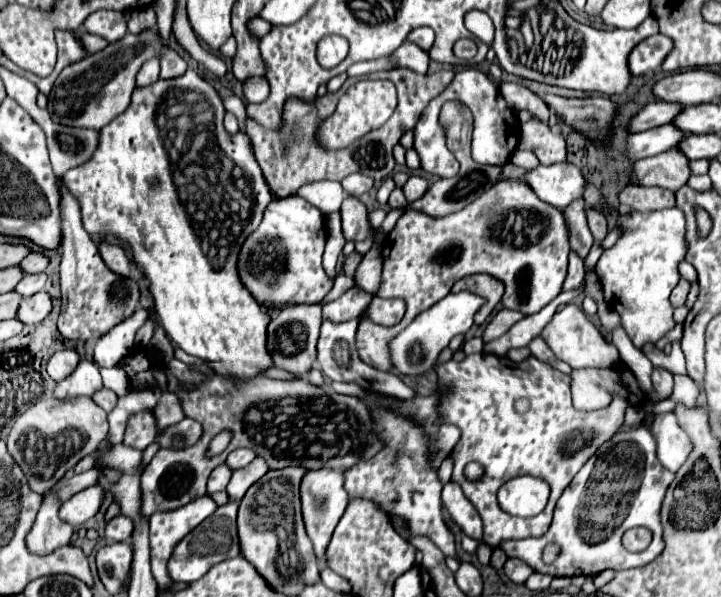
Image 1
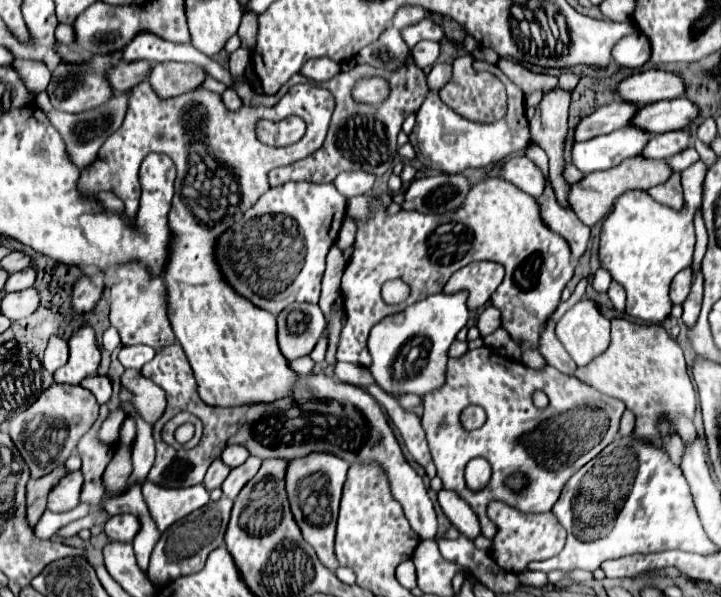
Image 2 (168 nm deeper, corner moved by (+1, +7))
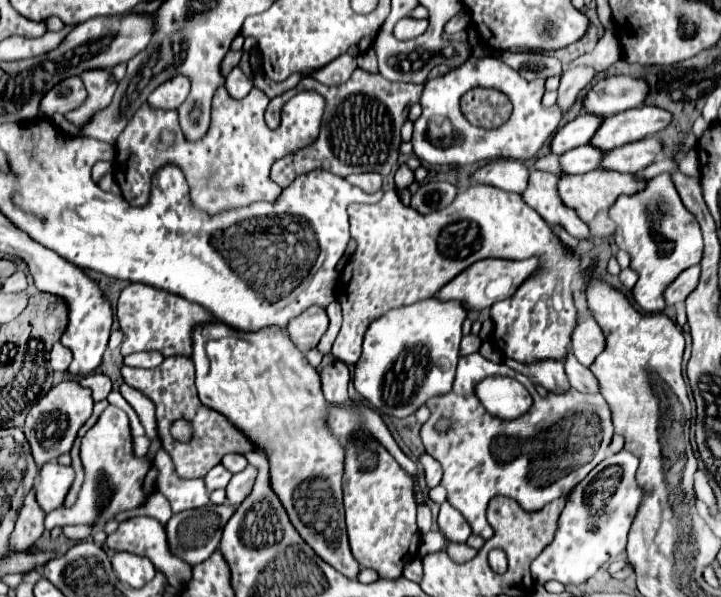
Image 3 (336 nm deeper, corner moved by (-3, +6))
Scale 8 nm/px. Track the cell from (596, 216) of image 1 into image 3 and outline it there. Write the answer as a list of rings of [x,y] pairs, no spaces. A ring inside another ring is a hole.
[[[595,169],[591,173],[583,175],[565,175],[559,179],[559,195],[567,205],[573,205],[573,209],[579,213],[579,217],[585,223],[591,223],[595,215],[603,209],[609,209],[619,195],[633,195],[643,191],[647,185],[645,179],[639,179],[633,173],[619,173],[619,171],[607,171],[607,169]]]

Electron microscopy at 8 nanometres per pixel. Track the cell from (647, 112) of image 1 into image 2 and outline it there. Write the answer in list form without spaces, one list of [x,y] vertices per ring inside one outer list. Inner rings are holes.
[[[613,100],[611,104],[605,104],[597,108],[593,114],[585,116],[577,128],[575,128],[575,142],[591,140],[593,136],[609,134],[613,130],[629,126],[633,114],[637,112],[635,104],[625,104],[621,100]]]

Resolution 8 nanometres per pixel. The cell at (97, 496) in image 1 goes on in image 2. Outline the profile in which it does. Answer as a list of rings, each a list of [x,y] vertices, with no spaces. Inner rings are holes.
[[[81,470],[69,472],[55,484],[55,488],[47,496],[47,508],[51,512],[67,512],[79,504],[79,492],[81,492],[83,476]]]

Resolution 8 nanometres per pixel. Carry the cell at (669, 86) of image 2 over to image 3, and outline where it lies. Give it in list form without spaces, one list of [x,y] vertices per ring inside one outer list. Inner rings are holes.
[[[605,77],[597,85],[593,85],[583,105],[589,113],[597,113],[601,117],[611,117],[627,109],[635,109],[643,105],[649,97],[649,83],[645,79],[635,77]]]

